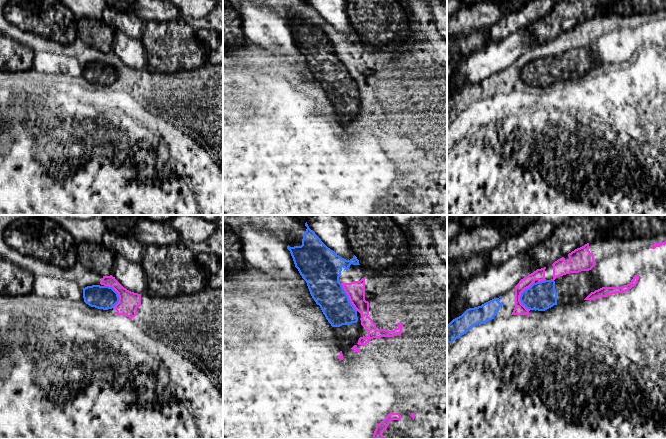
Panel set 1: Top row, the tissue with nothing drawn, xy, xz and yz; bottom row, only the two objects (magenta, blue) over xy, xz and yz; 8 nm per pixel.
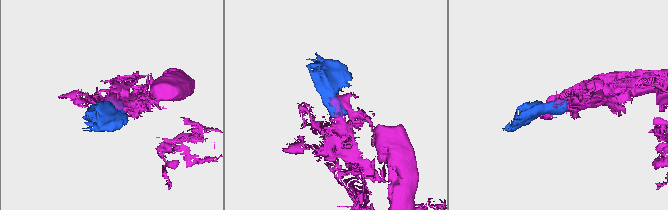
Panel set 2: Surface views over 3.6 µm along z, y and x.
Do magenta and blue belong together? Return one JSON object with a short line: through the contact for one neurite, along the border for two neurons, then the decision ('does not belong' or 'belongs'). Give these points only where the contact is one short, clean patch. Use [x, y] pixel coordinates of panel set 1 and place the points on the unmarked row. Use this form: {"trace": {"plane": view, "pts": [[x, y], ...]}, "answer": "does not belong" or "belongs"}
{"answer": "does not belong"}

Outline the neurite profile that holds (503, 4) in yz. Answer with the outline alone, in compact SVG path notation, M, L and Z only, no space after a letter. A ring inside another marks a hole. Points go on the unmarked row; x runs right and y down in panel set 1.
M487 0L487 2L497 4L501 8L502 12L504 12L511 3L515 5L515 8L520 9L532 1L535 0Z

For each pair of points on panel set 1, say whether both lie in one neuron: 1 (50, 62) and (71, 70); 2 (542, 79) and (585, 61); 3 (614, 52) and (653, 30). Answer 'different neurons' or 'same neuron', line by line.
1: same neuron
2: same neuron
3: same neuron

